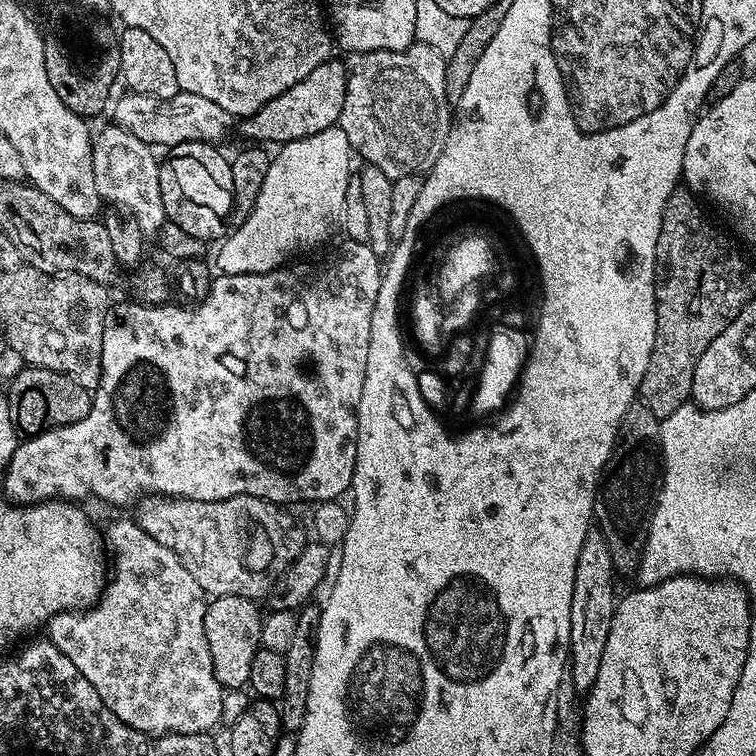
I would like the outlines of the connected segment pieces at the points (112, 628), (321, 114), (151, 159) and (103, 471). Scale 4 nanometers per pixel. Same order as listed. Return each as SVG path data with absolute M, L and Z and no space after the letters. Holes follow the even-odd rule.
M135 519L114 521L108 528L108 540L112 543L113 550L116 551L117 572L113 576L111 573L106 587L101 591L99 600L91 608L57 612L55 616L51 617L46 625L47 639L51 640L54 646L58 646L58 650L62 654L66 654L66 658L70 658L70 662L74 662L74 666L78 666L78 674L82 674L82 678L86 678L86 682L90 682L94 686L94 690L98 690L98 698L102 698L102 702L106 702L109 710L119 720L126 722L126 726L139 732L147 732L150 736L165 736L167 732L177 732L178 734L211 733L212 727L217 727L221 723L220 715L222 714L225 689L221 688L218 678L214 678L214 670L210 662L210 646L206 646L204 615L208 604L202 586L198 586L198 582L194 582L190 570L186 570L182 566L182 562L178 562L176 555L170 550L166 550L166 546L162 546L162 542L154 542L154 538L150 538L150 534L146 534L146 530L142 530Z
M330 58L322 62L322 66L314 66L314 70L310 70L310 74L302 78L302 82L290 86L290 90L286 90L278 98L270 98L270 102L266 102L266 106L259 108L254 115L243 117L239 124L241 134L248 139L245 141L283 146L318 134L327 128L337 127L342 106L346 102L348 70L343 59L341 61L336 59Z
M115 122L108 125L94 136L92 161L94 162L94 183L105 205L119 209L126 214L126 204L158 204L162 202L160 185L161 161L156 160L153 145L134 138L130 130L119 128Z
M345 239L343 243L341 248L336 248L333 252L326 253L321 260L312 260L309 264L296 264L293 268L281 266L273 268L271 272L217 275L204 300L192 306L192 309L145 306L140 302L120 304L117 308L115 305L104 317L100 385L94 389L92 409L81 421L52 428L40 435L29 435L23 442L17 443L8 467L2 472L3 495L20 506L57 498L69 502L84 502L87 496L97 496L108 504L131 505L145 494L202 502L235 496L256 496L260 500L268 500L281 506L293 506L299 500L340 500L343 492L345 495L351 489L356 473L356 410L360 406L362 386L366 378L366 358L370 350L374 306L382 300L381 257L376 256L366 242ZM308 360L314 362L314 372L308 370Z

